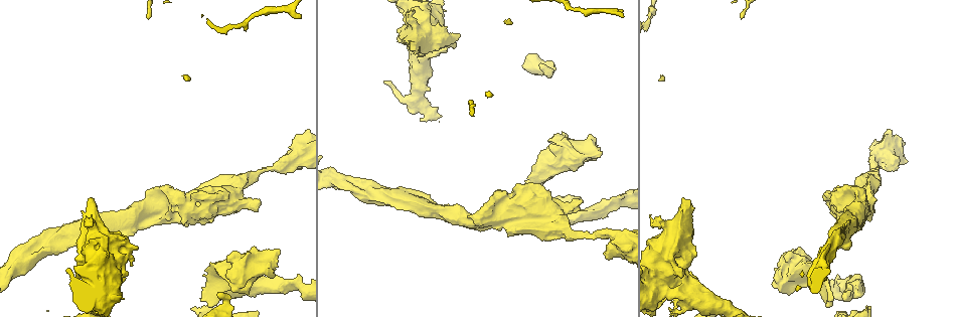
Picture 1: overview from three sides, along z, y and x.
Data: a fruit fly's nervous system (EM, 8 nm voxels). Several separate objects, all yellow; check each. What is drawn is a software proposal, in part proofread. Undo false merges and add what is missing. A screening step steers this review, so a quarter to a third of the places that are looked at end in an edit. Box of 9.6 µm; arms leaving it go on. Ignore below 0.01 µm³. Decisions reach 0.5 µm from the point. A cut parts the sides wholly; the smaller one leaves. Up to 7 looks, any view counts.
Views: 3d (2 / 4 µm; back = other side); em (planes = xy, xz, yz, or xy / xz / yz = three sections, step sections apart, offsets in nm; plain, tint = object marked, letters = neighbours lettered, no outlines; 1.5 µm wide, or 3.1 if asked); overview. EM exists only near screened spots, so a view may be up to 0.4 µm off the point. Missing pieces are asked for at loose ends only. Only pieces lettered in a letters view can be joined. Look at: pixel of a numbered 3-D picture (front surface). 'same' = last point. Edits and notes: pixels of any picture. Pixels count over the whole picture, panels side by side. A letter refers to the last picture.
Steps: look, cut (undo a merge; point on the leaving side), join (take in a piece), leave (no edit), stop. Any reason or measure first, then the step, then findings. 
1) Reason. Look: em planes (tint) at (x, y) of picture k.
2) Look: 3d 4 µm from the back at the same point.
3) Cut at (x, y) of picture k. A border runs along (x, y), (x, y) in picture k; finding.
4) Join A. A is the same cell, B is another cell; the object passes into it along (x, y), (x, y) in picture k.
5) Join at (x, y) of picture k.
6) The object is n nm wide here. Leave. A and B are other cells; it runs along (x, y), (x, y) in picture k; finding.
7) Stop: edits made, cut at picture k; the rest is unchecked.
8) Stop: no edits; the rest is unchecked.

Thick end. Look: 3d 2 µm at (268, 269) of picture 1.

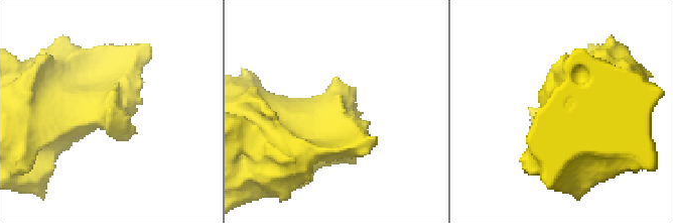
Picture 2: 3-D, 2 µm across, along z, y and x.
Look: em planes (letters) at (109, 110) of picture 2.

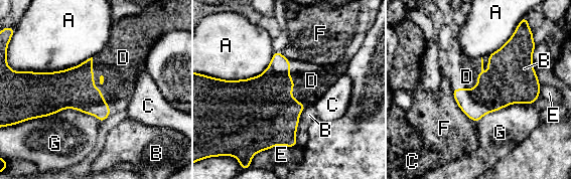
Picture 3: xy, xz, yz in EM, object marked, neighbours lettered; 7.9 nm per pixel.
The object is 320 nm wide here. Join D. D is the same cell, A, B, C, E, F and G are other cells; the object passes into it along (505, 83), (477, 78), (466, 76) in picture 3; the neuron continues.

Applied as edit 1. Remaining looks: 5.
Narrows sharply. Look: em planes (letters) at (287, 282) of picture 1.

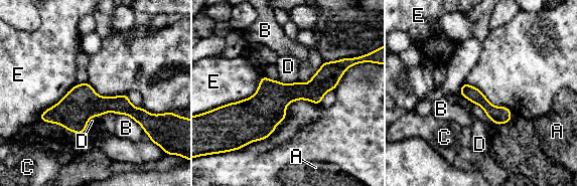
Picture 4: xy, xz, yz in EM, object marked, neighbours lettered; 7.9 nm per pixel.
The object is 120 nm wide here. Leave. A, B, C, D and E are other cells; a border runs along (298, 79), (289, 83), (279, 81) in picture 4; all the same neuron.

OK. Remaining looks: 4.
Free end. Look: 3d 4 µm from the back at (89, 200) of picture 1.

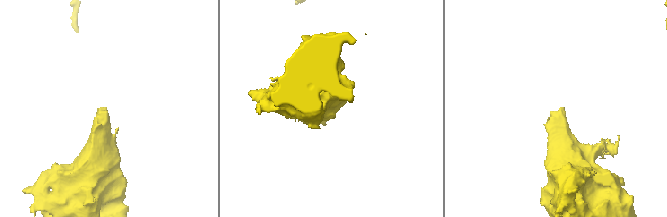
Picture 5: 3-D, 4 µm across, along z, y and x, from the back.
Now the EM. Look: em planes (letters) at (106, 107) of picture 5.

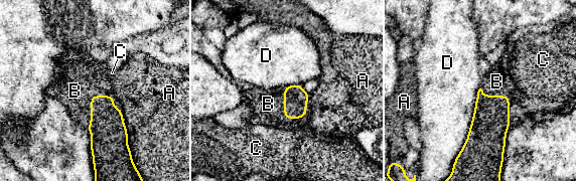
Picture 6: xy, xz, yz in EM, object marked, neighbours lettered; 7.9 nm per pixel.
Join B. B is the same cell, A, C and D are other cells; it goes on there.

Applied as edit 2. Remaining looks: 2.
Stop: edits made, join at picture 3, join at picture 6; the rest is unchecked.

